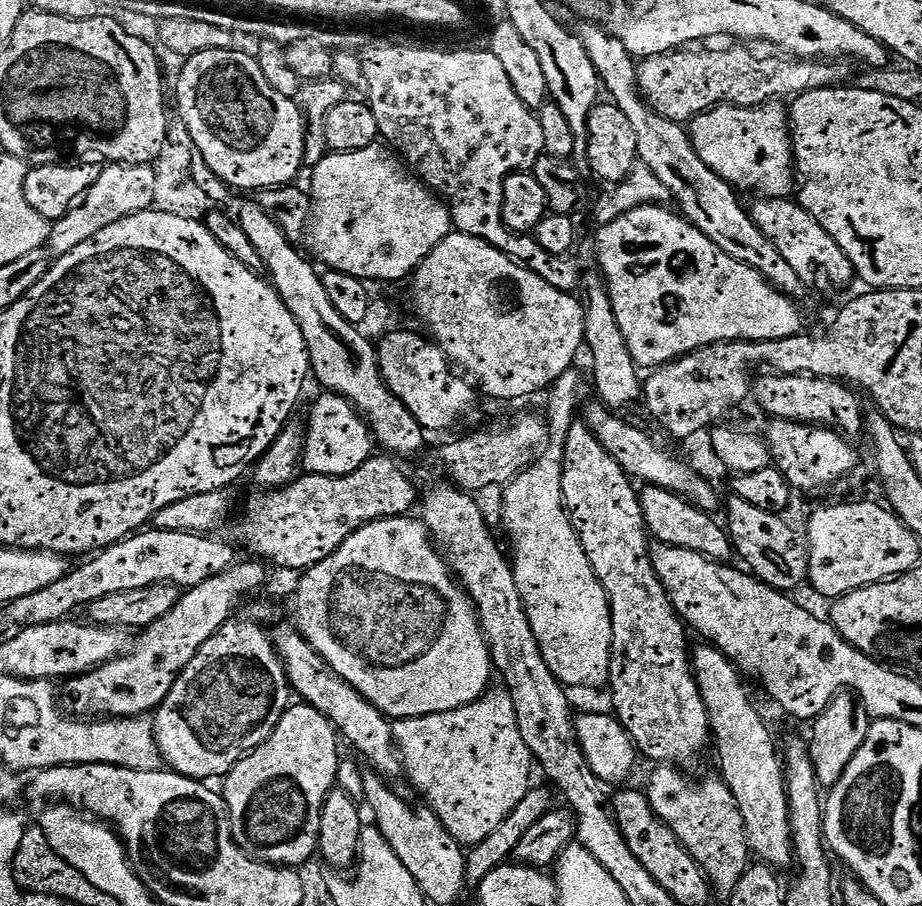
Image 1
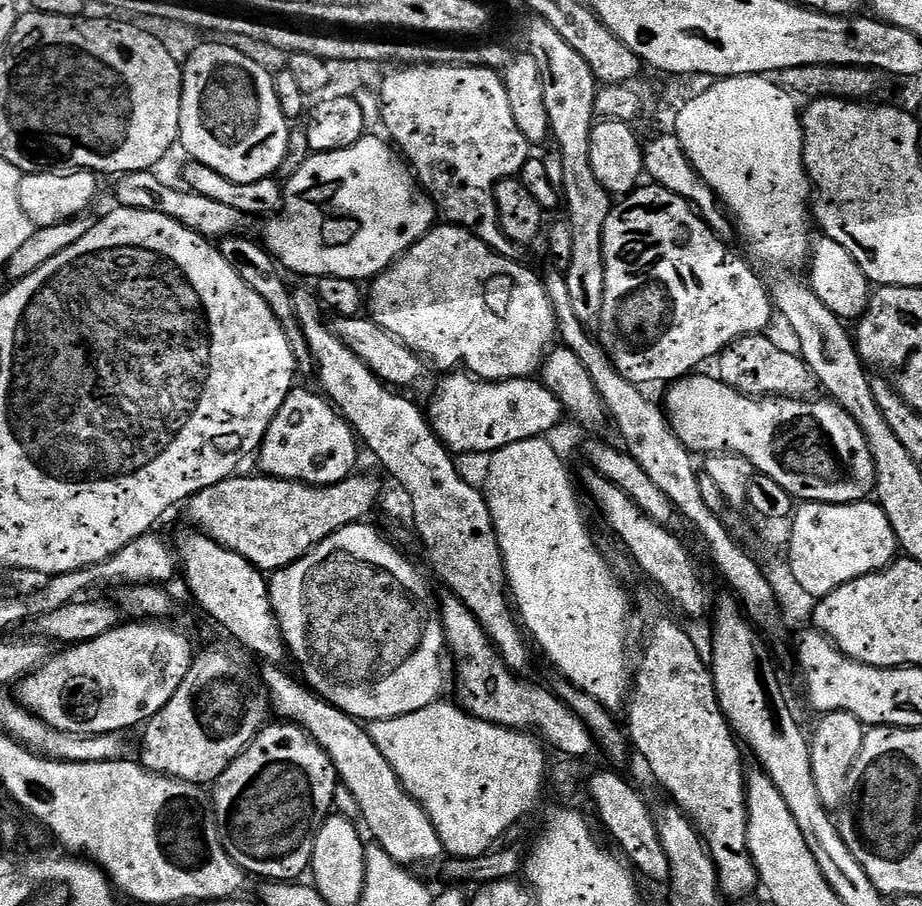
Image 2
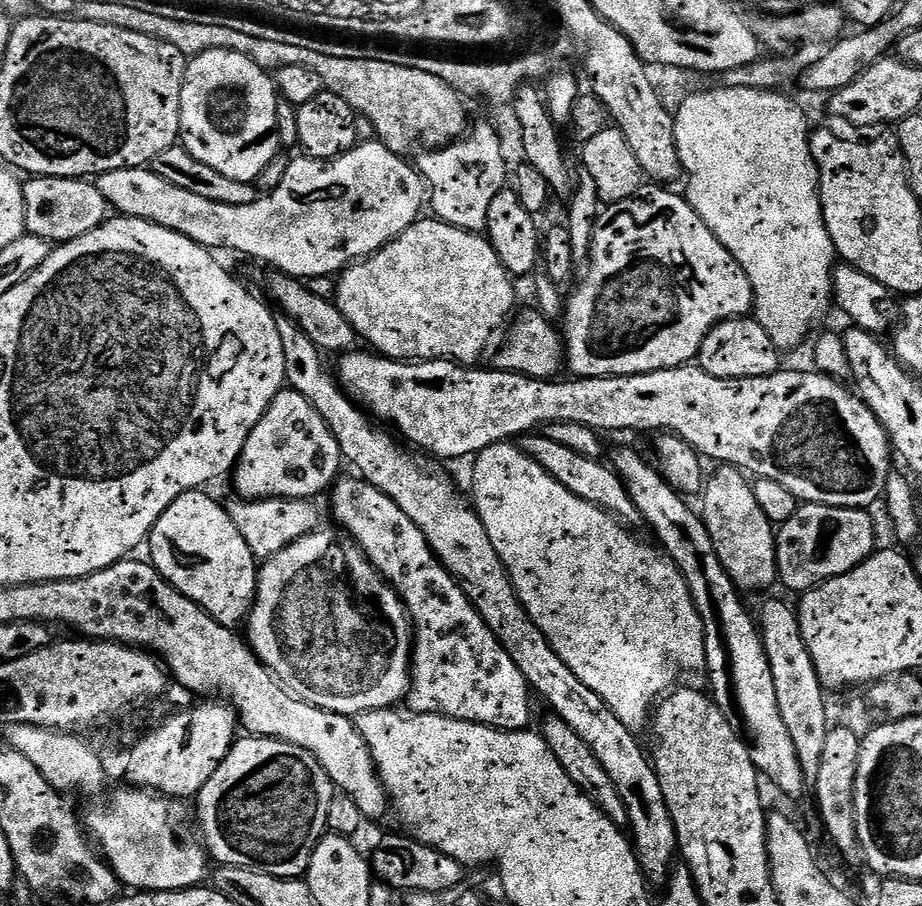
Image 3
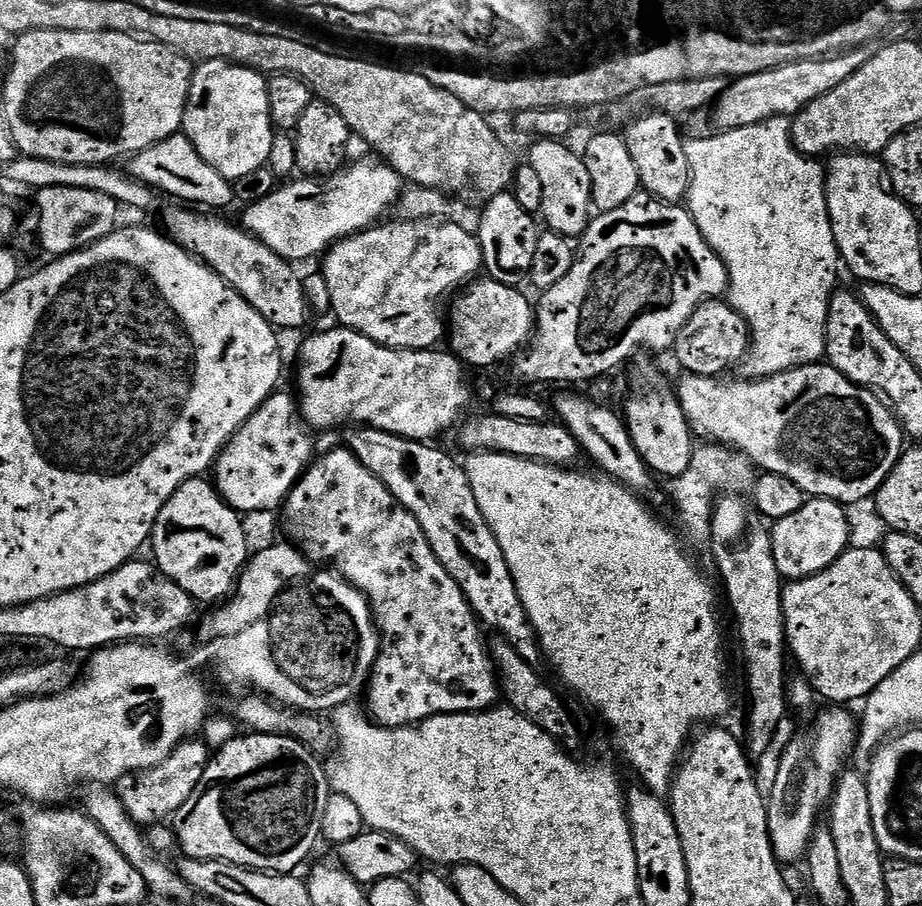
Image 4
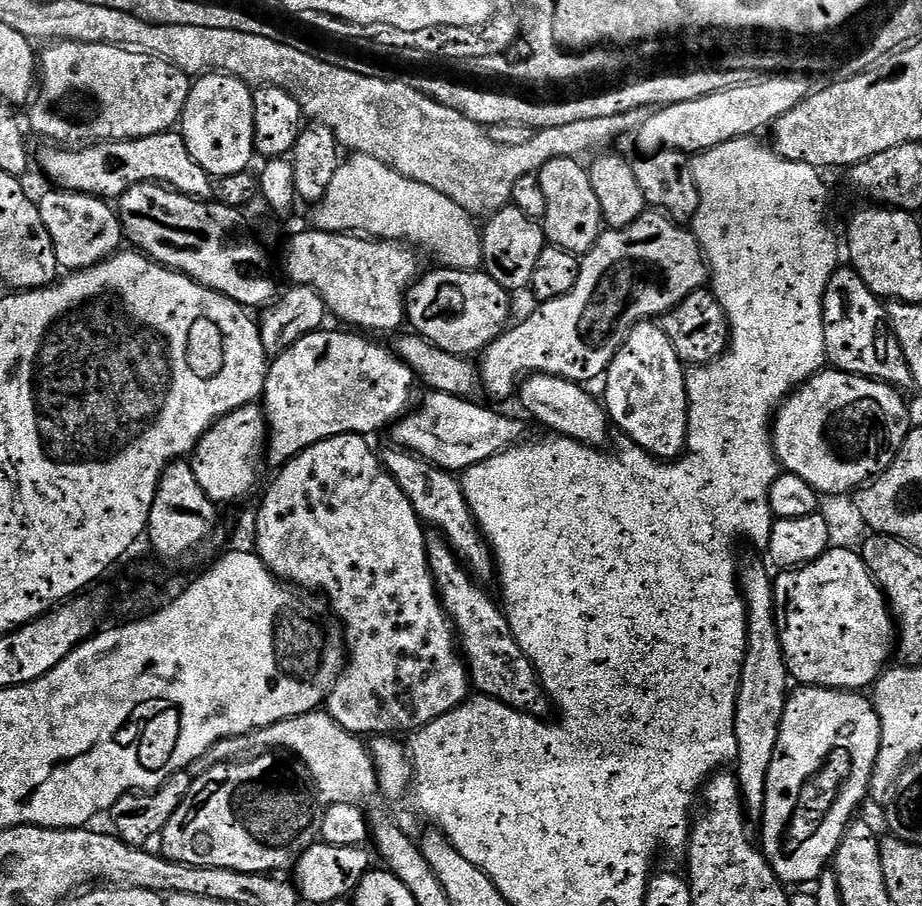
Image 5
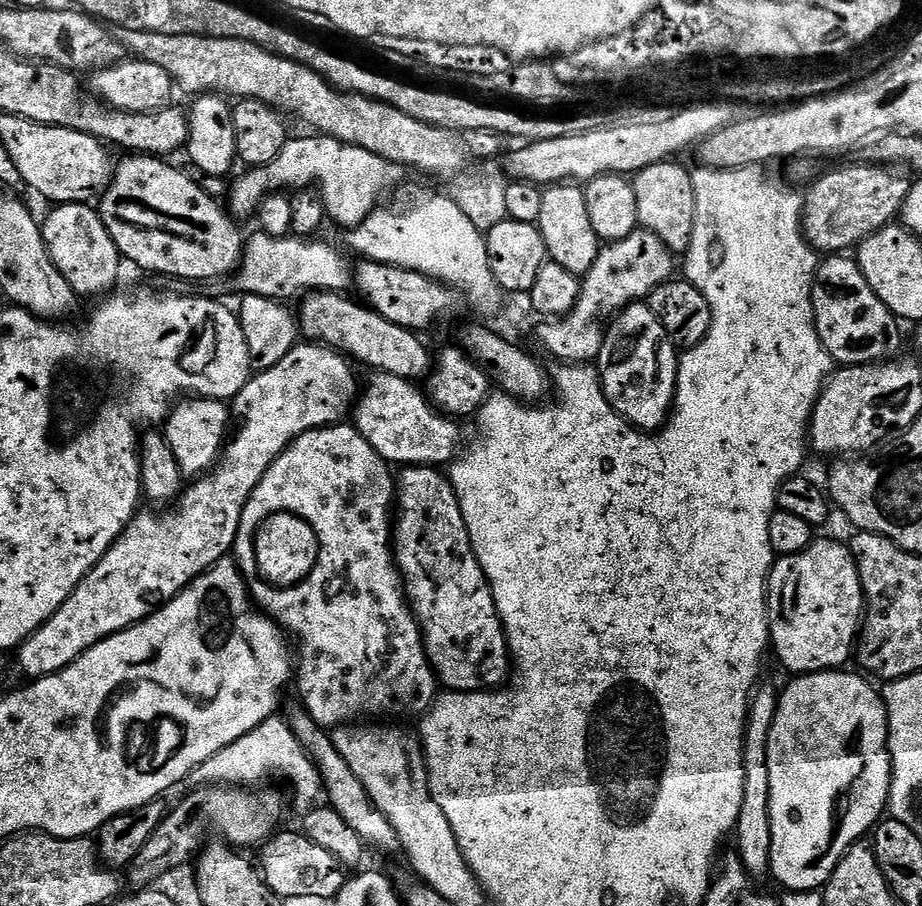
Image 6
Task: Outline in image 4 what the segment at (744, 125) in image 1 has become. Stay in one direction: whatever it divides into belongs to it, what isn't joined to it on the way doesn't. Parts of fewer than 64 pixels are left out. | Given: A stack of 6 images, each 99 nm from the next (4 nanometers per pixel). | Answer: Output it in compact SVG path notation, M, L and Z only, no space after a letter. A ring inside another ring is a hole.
M768 120L750 128L725 133L725 140L689 139L685 143L692 170L686 206L708 244L728 265L731 291L727 303L748 321L758 348L753 349L761 377L792 371L817 363L827 353L827 324L834 302L832 298L838 274L846 265L836 245L832 227L830 193L826 187L826 168L819 159L809 158L788 133L789 121Z

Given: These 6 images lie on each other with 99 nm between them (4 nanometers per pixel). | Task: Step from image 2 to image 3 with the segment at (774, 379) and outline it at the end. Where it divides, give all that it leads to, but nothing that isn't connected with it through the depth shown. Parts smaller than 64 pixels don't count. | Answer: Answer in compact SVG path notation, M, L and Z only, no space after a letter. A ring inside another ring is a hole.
M735 316L733 320L722 320L712 327L710 334L706 336L700 347L698 366L706 374L710 374L714 378L722 378L723 380L745 380L746 378L769 376L770 374L781 371L782 364L780 364L780 357L782 357L782 352L779 348L776 348L775 342L771 340L769 334L755 318Z

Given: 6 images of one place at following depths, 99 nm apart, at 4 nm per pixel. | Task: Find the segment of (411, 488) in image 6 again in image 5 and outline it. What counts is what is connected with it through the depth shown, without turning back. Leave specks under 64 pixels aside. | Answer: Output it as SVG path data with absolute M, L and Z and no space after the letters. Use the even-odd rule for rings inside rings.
M428 540L428 565L440 602L458 633L458 647L468 665L471 687L477 693L488 696L491 700L501 700L503 704L520 712L527 712L537 718L547 717L549 697L535 666L520 649L520 644L510 630L505 609L497 601L496 605L476 585L477 577L465 567L461 557L453 552L447 540Z

